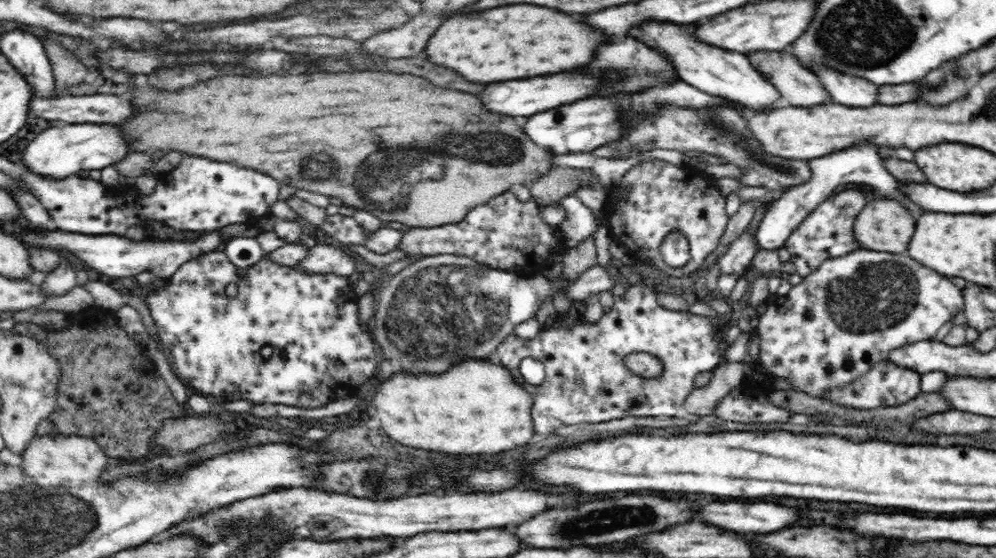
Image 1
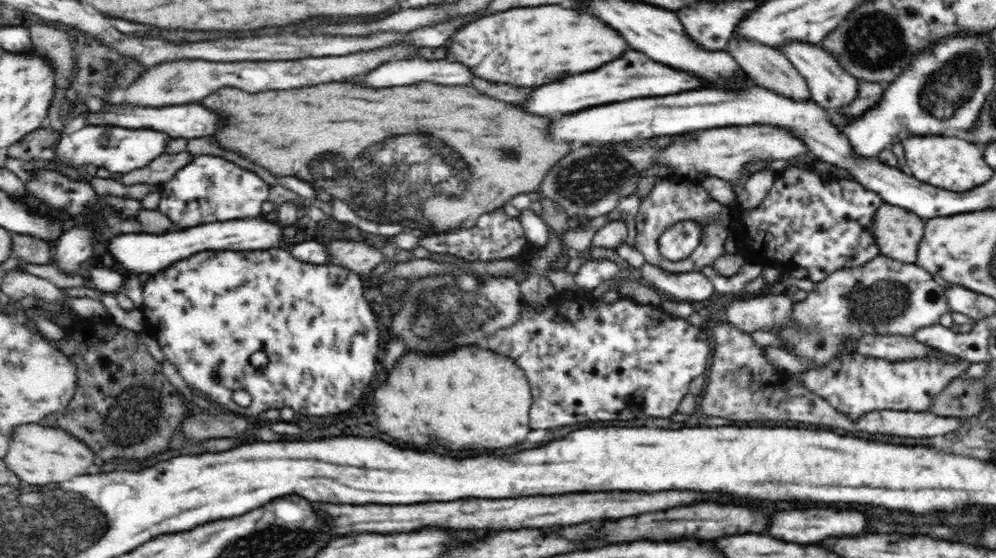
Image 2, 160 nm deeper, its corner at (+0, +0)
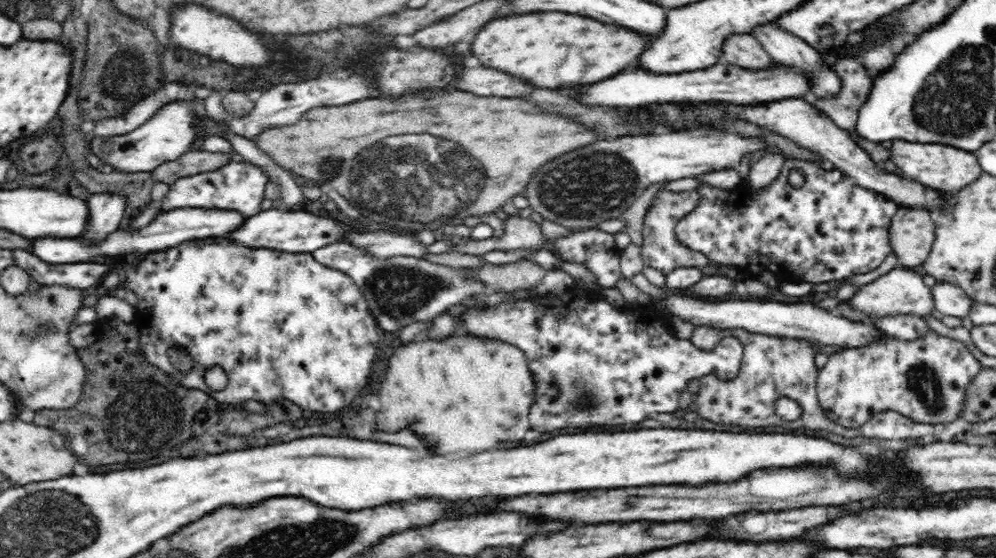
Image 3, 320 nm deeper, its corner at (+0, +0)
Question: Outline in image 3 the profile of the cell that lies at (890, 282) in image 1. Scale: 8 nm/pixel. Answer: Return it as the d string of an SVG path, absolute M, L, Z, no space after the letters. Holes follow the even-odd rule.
M894 267L891 271L878 277L875 281L852 288L847 293L839 294L840 303L848 303L854 311L864 317L882 318L886 315L914 315L917 317L928 316L934 310L934 301L931 288L926 286L923 276L913 269Z

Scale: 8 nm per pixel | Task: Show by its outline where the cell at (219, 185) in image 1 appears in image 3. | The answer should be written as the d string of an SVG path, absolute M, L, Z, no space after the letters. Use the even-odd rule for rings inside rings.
M230 161L218 170L200 172L195 176L183 177L169 186L169 191L159 203L161 212L177 208L208 208L234 210L245 217L251 217L260 212L260 203L265 198L265 188L269 179L264 171L248 161Z

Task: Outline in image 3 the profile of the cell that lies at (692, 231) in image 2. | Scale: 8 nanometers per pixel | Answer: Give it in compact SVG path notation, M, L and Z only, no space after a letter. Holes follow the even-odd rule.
M787 159L783 164L780 175L769 187L759 188L754 191L754 189L748 190L747 186L742 185L737 190L730 189L727 191L710 185L702 185L696 187L695 191L699 194L697 207L692 212L689 212L688 215L683 216L675 227L678 242L682 243L684 247L690 249L692 252L705 254L710 265L717 266L717 268L720 268L720 266L733 266L733 268L742 272L743 277L758 278L762 272L772 272L779 280L800 280L813 284L832 282L832 280L842 281L847 276L866 274L866 272L878 268L886 260L886 256L892 252L892 247L890 247L890 220L892 220L892 216L896 214L896 210L900 206L894 203L894 200L890 199L890 197L886 197L882 193L858 186L858 184L854 183L848 176L836 168L825 170L817 163L800 159ZM792 168L801 170L806 175L804 184L799 188L794 188L789 184L788 176Z

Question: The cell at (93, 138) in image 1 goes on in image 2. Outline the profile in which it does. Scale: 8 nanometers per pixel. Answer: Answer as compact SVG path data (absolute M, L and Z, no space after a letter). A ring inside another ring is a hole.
M88 125L85 127L64 136L59 136L53 145L57 146L55 154L53 153L53 161L64 162L73 166L74 168L86 167L88 164L92 166L97 166L97 168L106 168L112 172L119 172L120 174L126 174L136 168L142 168L142 166L147 166L147 164L158 158L164 150L166 150L166 144L170 138L166 138L167 134L162 134L162 132L156 132L156 130L146 130L146 129L132 129L122 128L121 126L114 125ZM106 138L107 147L102 147L100 145L100 140Z

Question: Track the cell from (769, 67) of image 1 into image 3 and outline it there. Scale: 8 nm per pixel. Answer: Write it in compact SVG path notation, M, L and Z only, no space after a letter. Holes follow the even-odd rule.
M749 33L733 34L721 46L724 62L748 70L760 70L775 64L773 58Z

